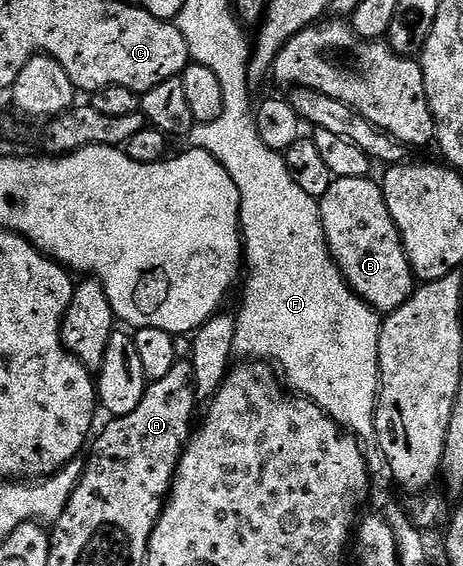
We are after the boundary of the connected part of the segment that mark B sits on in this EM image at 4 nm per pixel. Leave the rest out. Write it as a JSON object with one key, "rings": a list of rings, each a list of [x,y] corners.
{"rings":[[[371,177],[332,178],[329,193],[325,193],[325,197],[321,197],[317,202],[321,213],[321,225],[327,238],[327,248],[331,251],[331,260],[339,267],[340,273],[356,295],[361,296],[374,311],[386,313],[401,309],[401,305],[409,301],[409,297],[415,292],[417,280],[411,263],[407,260],[407,250],[401,233],[383,196],[382,186],[373,180]]]}

